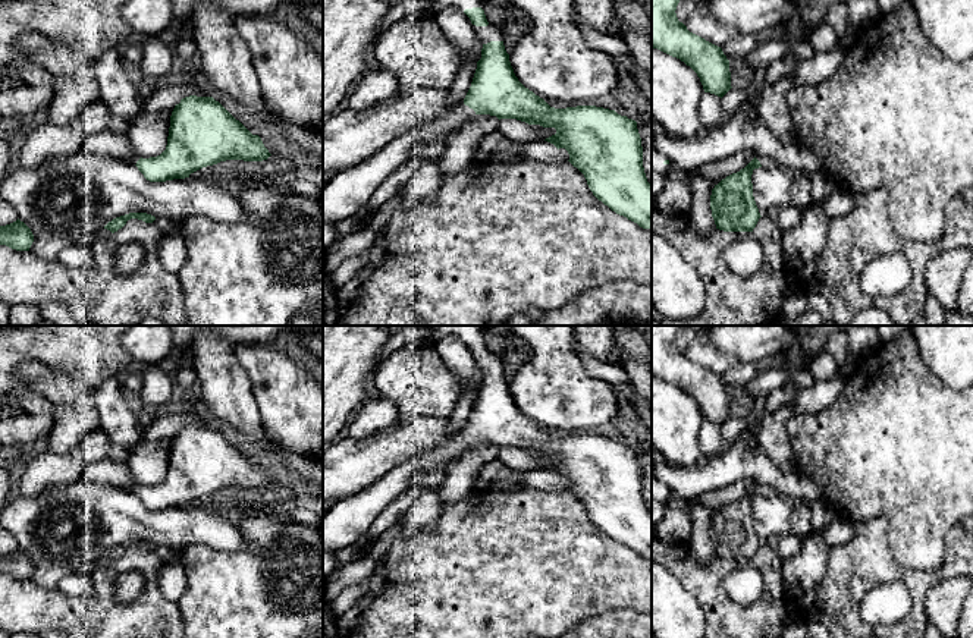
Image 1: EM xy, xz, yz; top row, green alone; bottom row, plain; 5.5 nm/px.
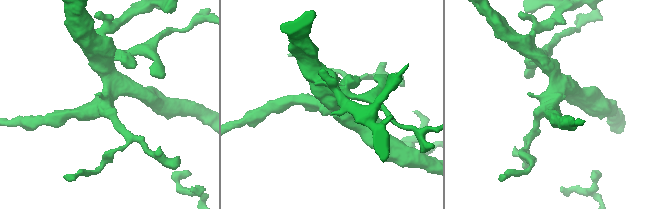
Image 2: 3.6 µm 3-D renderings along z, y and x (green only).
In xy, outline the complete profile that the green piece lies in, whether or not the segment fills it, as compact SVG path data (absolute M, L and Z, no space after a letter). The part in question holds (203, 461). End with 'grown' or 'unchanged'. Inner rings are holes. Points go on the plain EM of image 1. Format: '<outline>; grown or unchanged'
M189 424L175 434L166 478L150 487L123 487L150 510L189 506L191 502L226 488L263 490L272 483L213 425Z; grown

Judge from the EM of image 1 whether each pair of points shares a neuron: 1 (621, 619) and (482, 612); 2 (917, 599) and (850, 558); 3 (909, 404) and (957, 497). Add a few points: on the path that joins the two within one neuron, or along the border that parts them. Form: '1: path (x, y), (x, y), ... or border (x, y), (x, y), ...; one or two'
1: border (627, 609), (611, 609), (580, 622); two
2: path (909, 580), (898, 571), (869, 563); one
3: path (909, 427), (909, 445), (934, 474); one

